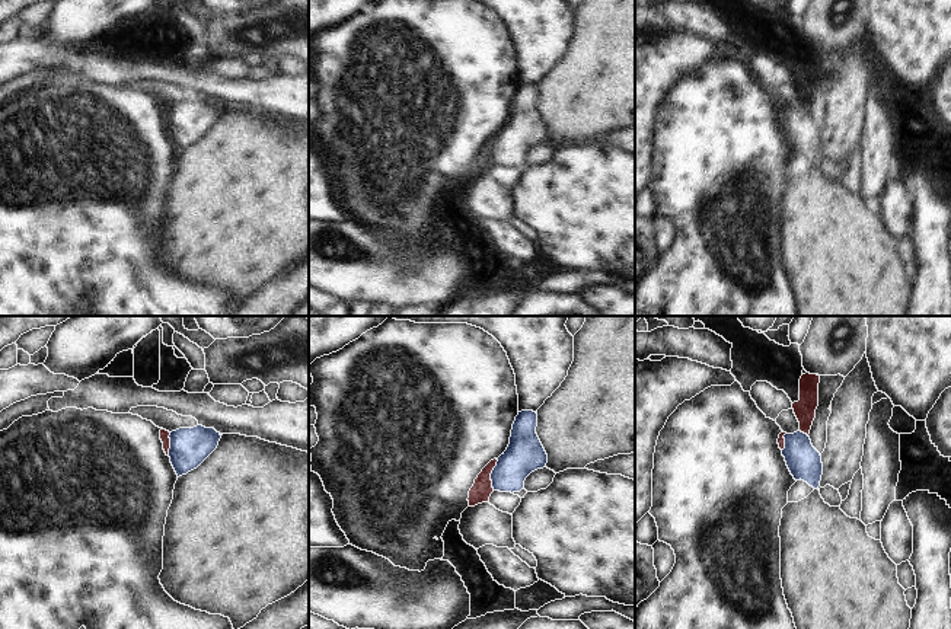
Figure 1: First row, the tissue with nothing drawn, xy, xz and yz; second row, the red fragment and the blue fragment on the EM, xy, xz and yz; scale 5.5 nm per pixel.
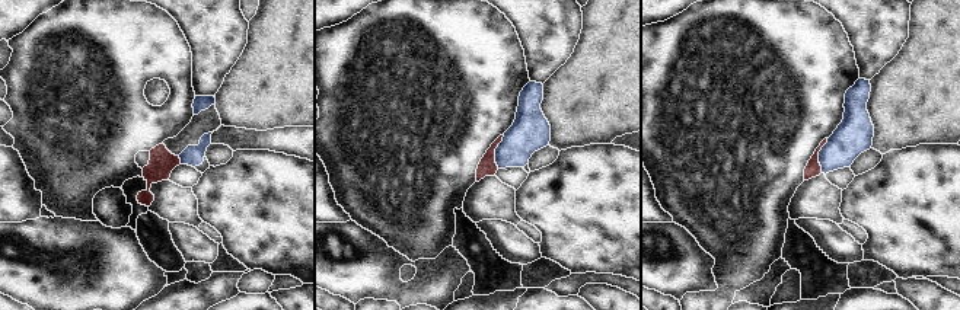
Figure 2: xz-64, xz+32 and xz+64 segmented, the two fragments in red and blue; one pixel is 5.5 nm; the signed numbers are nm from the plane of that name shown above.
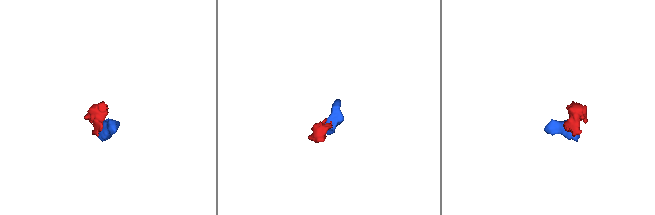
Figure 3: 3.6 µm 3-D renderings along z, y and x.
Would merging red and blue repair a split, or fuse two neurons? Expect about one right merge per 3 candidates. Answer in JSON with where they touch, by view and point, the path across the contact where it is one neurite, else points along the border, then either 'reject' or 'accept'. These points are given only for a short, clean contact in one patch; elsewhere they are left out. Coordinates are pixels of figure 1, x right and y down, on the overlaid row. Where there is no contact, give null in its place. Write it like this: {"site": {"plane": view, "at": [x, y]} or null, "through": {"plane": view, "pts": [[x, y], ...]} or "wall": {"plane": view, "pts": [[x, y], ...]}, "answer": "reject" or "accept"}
{"site": {"plane": "xz", "at": [490, 475]}, "wall": {"plane": "xz", "pts": [[498, 460], [491, 473], [492, 489]]}, "answer": "reject"}

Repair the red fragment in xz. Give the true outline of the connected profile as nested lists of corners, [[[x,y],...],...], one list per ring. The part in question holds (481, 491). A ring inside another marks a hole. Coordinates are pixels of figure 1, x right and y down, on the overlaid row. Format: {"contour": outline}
{"contour": [[[497,459],[491,460],[475,479],[475,483],[469,491],[469,507],[489,502],[497,510],[513,515],[516,508],[520,505],[521,498],[511,492],[500,492],[492,488],[491,473],[497,466],[497,462]]]}

